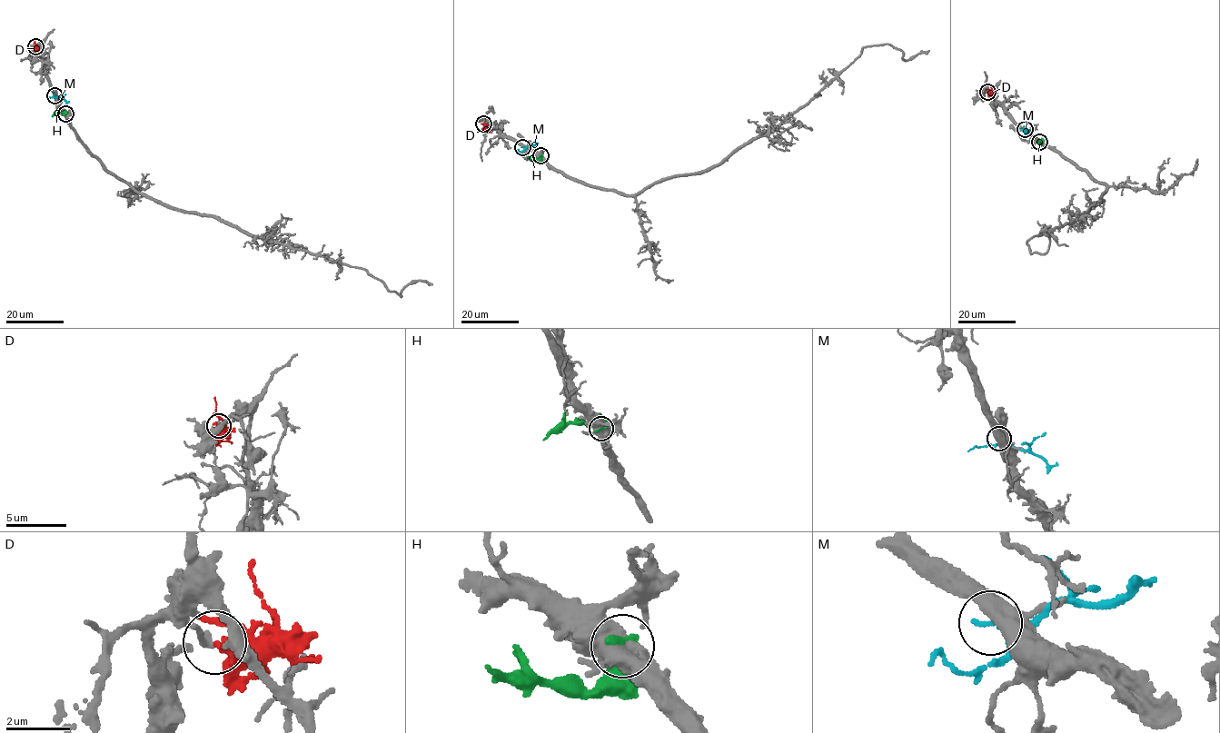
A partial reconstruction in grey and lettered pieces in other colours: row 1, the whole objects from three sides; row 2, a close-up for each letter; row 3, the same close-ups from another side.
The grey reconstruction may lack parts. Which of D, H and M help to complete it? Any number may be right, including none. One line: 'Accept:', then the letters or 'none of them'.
Accept: none of them

